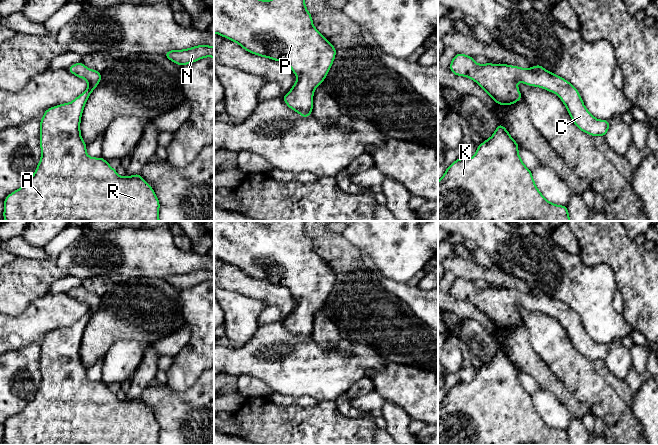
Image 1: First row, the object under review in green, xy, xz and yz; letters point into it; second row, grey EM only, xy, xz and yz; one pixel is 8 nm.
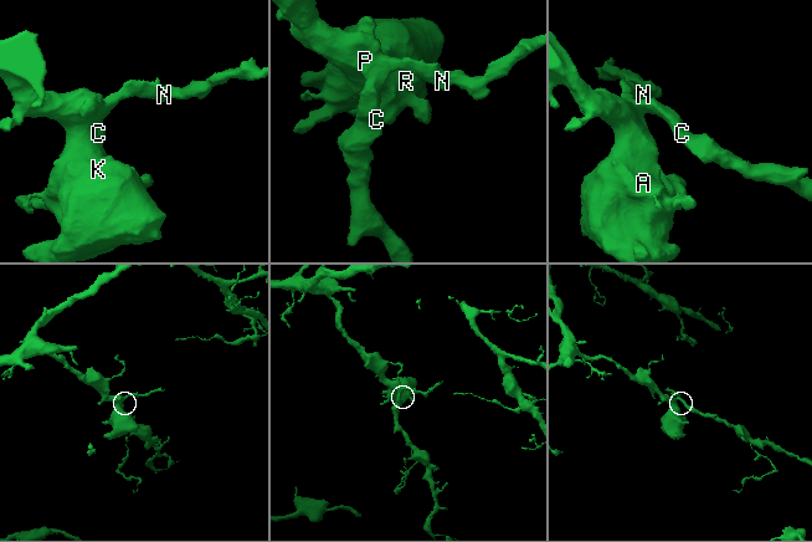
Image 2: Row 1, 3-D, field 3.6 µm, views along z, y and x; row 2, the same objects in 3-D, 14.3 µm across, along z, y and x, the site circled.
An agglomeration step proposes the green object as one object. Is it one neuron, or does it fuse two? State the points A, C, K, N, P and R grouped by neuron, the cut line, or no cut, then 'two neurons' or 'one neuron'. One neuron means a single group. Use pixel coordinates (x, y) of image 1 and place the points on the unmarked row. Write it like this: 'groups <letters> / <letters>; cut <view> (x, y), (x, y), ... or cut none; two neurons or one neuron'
groups A C K N P R; cut none; one neuron

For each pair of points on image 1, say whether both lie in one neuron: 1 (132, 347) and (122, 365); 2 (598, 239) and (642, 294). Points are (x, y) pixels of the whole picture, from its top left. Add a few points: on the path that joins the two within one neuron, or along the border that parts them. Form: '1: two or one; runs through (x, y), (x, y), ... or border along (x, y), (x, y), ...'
1: one; runs through (130, 351), (122, 361)
2: one; runs through (612, 253), (639, 280)

